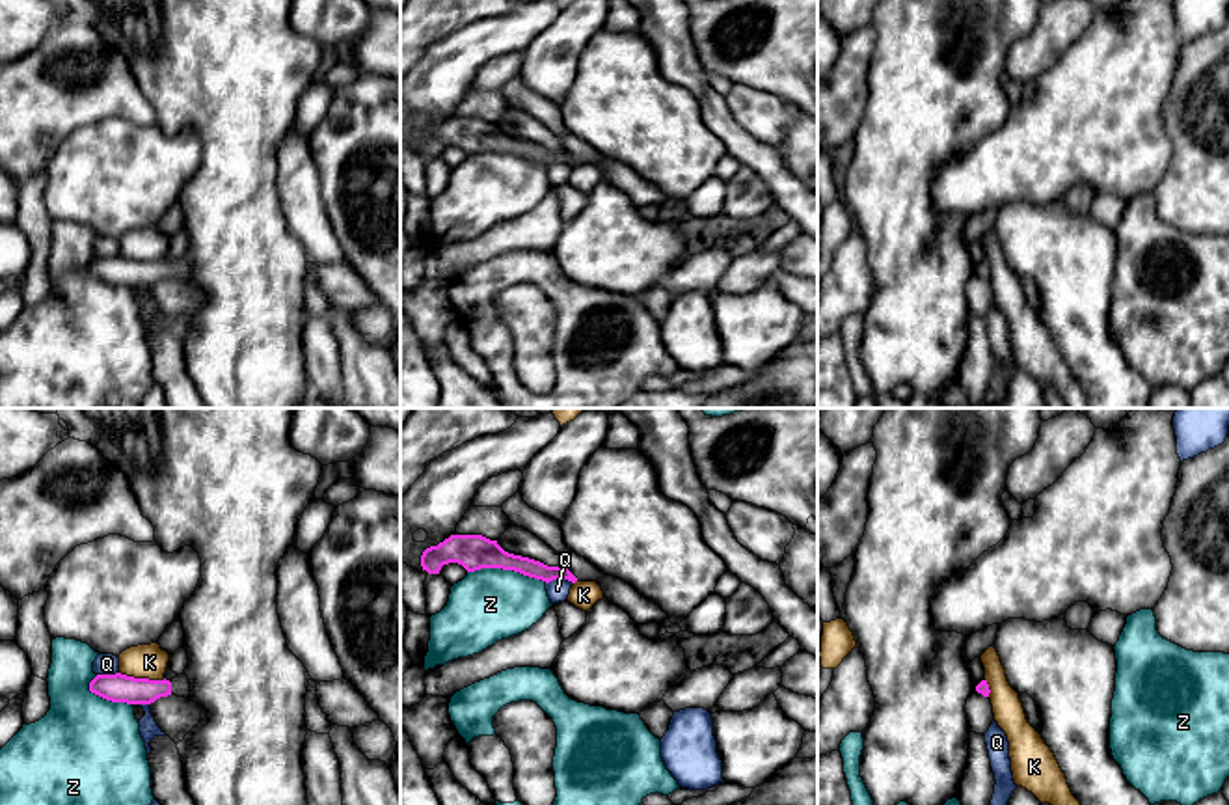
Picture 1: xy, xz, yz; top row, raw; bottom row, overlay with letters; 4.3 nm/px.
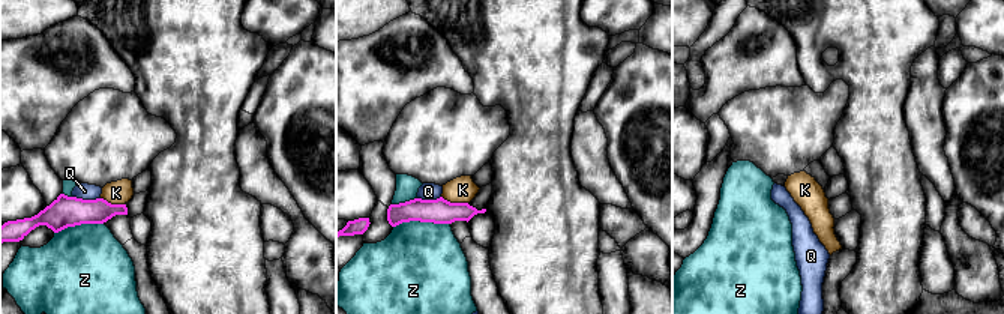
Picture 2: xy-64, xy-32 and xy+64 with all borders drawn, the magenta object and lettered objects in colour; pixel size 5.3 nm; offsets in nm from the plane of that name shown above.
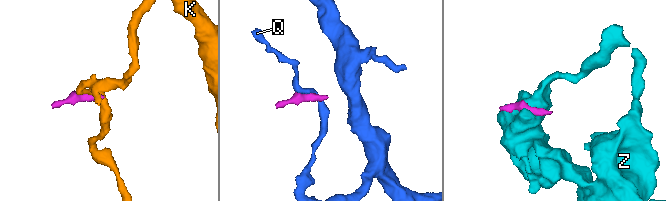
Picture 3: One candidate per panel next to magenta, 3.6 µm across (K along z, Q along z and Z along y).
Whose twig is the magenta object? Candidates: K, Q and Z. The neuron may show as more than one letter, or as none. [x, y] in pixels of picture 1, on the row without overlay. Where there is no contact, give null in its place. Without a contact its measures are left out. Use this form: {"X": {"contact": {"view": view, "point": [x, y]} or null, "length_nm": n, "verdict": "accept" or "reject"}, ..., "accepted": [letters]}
{"K": {"contact": {"view": "xy", "point": [142, 261]}, "length_nm": 200, "verdict": "reject"}, "Q": {"contact": {"view": "xz", "point": [559, 161]}, "length_nm": 120, "verdict": "reject"}, "Z": {"contact": {"view": "xz", "point": [507, 151]}, "length_nm": 340, "verdict": "reject"}, "accepted": []}

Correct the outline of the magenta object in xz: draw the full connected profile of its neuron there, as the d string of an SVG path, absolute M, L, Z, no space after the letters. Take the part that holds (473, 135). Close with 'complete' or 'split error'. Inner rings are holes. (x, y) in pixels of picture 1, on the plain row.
M451 117L438 129L426 130L421 138L421 149L428 157L439 157L441 149L449 145L458 145L467 155L480 151L503 151L546 166L553 162L577 164L564 147L547 149L540 143L508 136L497 127L497 123L490 123L482 117Z; complete

